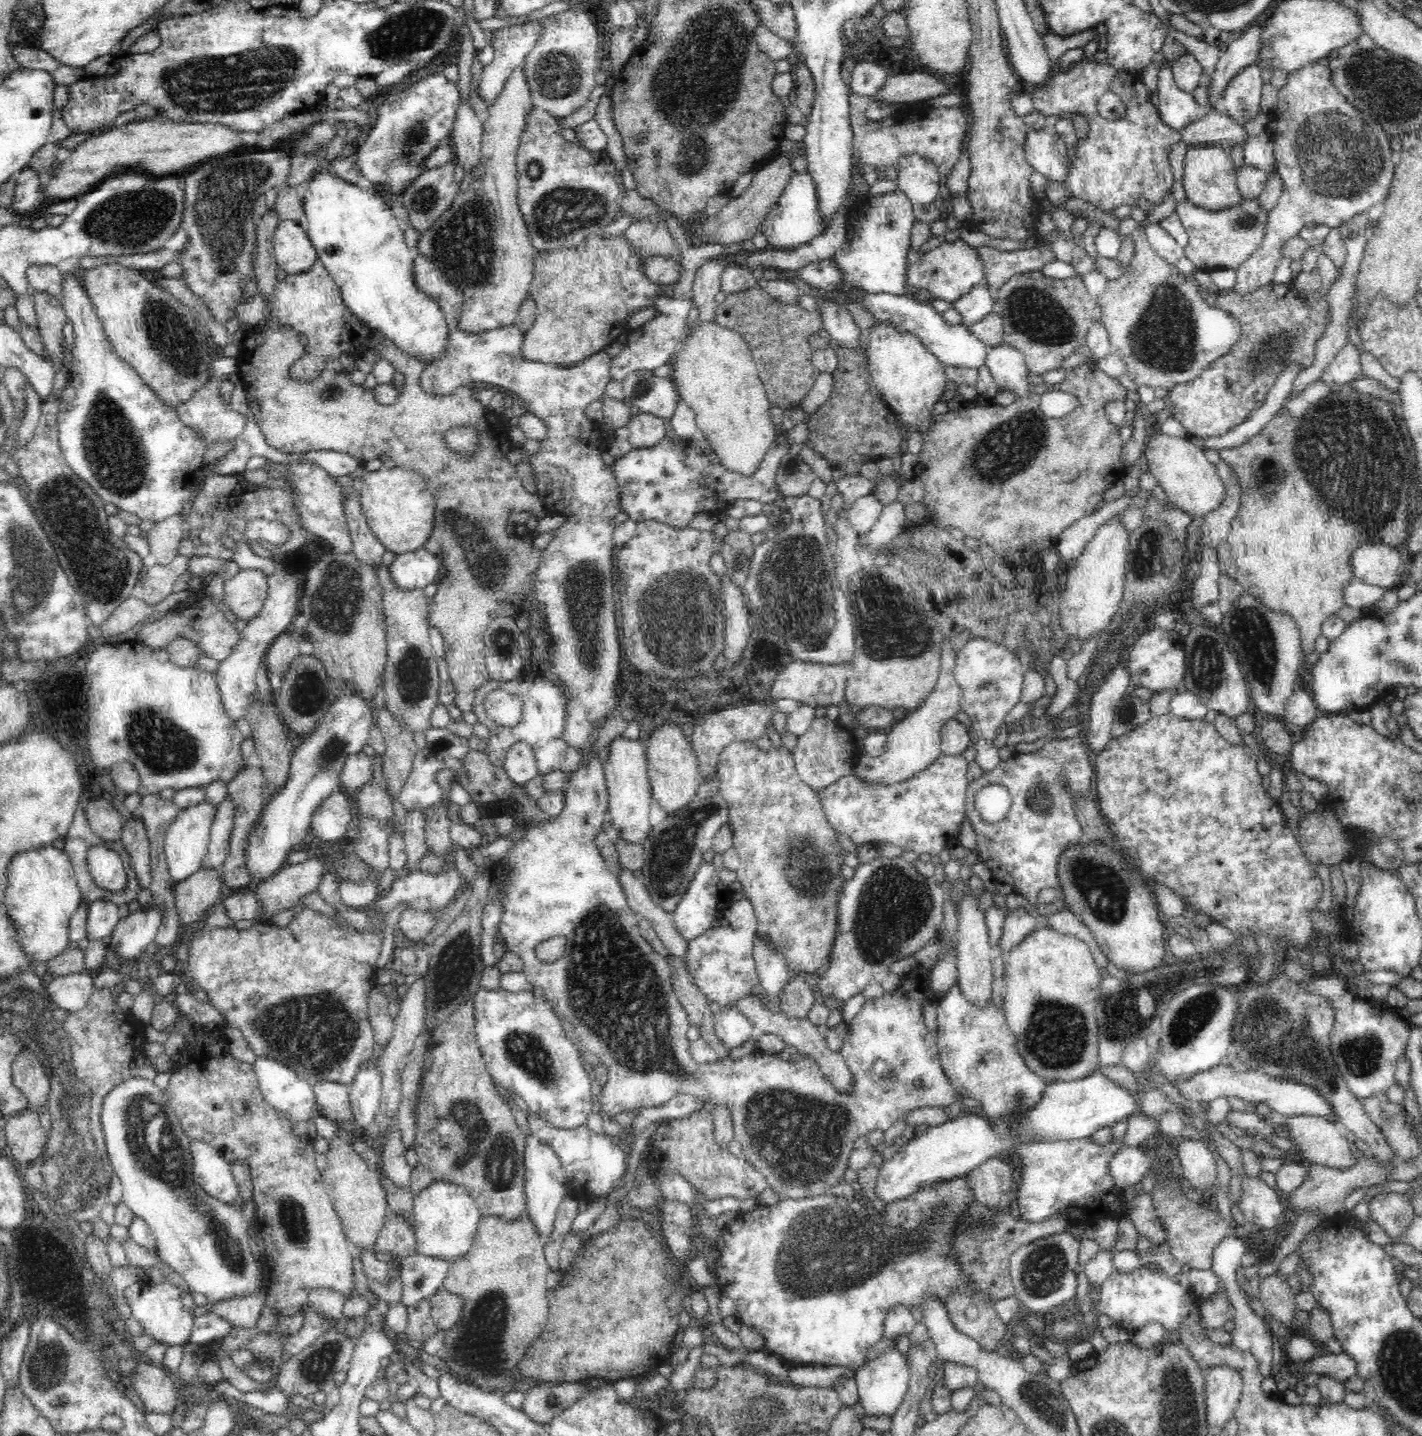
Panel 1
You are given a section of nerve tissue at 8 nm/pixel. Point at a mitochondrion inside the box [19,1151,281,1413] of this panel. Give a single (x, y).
(45, 1369)

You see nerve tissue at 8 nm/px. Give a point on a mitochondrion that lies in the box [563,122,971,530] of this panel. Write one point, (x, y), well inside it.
(639, 389)

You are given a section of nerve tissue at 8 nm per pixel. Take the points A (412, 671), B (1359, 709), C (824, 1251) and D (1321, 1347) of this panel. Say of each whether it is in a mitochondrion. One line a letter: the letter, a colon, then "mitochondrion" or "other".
A: mitochondrion
B: other
C: mitochondrion
D: other

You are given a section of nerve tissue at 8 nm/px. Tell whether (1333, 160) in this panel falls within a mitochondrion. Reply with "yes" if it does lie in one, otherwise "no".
yes

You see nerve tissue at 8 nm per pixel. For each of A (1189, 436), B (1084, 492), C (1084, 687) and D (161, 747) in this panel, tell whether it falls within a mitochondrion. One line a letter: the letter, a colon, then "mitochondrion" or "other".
A: other
B: other
C: other
D: mitochondrion

